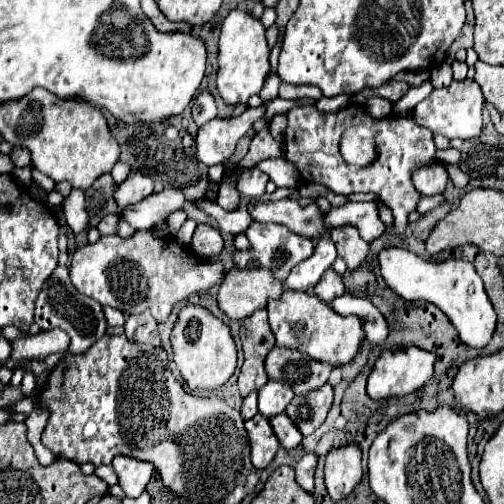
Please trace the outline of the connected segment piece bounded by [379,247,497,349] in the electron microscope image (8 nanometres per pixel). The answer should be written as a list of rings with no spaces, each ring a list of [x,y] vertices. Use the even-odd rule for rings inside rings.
[[[389,247],[379,253],[379,267],[385,283],[405,301],[415,303],[415,301],[427,301],[439,307],[453,327],[457,329],[461,341],[471,347],[471,349],[483,349],[493,333],[495,333],[495,323],[497,315],[495,309],[483,289],[483,281],[477,275],[475,267],[469,261],[463,259],[447,259],[441,263],[421,259],[411,251]]]

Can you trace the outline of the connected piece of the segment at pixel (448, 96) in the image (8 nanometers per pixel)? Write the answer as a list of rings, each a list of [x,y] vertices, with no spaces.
[[[453,81],[449,87],[435,89],[425,101],[413,109],[413,121],[421,127],[427,127],[431,133],[439,133],[445,139],[473,139],[481,133],[483,127],[483,95],[481,87],[475,81]]]

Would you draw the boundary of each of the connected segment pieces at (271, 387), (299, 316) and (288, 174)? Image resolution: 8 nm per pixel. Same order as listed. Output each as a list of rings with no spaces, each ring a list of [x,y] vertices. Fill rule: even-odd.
[[[267,381],[267,385],[259,391],[259,413],[267,419],[285,413],[285,407],[291,403],[293,391],[279,381]]]
[[[285,289],[279,299],[267,301],[267,311],[269,311],[271,331],[279,347],[305,353],[319,363],[329,363],[331,367],[341,367],[345,363],[351,363],[365,341],[363,319],[343,317],[315,295],[303,291]]]
[[[267,159],[261,161],[257,167],[263,169],[277,187],[293,189],[299,183],[299,173],[291,163],[287,163],[287,159]]]

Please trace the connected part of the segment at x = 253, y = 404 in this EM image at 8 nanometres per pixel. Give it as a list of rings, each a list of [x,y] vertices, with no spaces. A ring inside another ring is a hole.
[[[253,391],[251,395],[247,395],[247,397],[243,399],[241,415],[243,415],[243,419],[251,419],[251,417],[255,417],[255,413],[257,413],[257,393]]]

